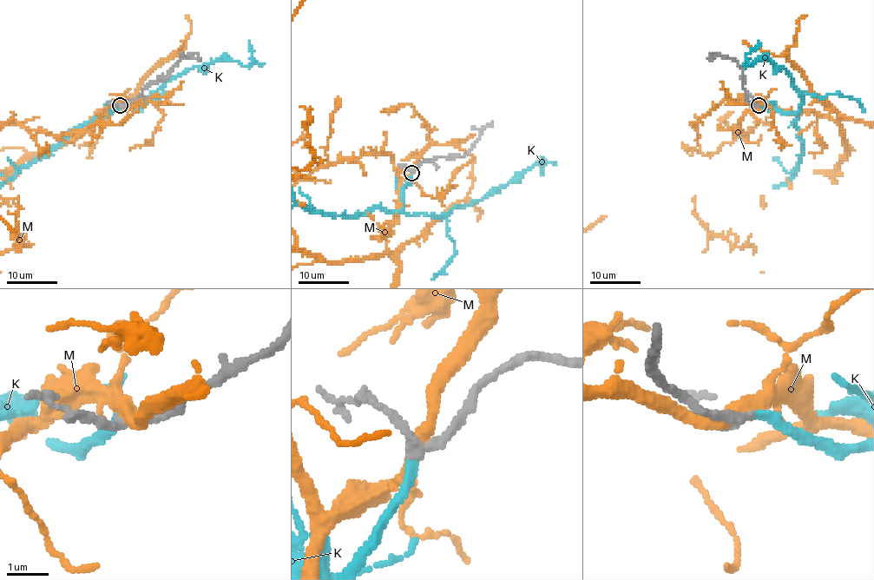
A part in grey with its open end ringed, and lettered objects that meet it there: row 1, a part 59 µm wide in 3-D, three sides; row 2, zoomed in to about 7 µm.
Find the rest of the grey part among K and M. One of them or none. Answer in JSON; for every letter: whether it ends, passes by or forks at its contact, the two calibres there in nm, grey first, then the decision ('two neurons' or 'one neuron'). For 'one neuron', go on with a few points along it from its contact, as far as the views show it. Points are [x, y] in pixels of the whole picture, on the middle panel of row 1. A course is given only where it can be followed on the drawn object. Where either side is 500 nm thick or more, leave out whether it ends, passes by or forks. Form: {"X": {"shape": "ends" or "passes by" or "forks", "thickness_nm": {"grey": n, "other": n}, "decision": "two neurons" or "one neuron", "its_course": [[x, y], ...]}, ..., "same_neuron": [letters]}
{"K": {"shape": "ends", "thickness_nm": {"grey": 200, "other": 200}, "decision": "one neuron"}, "M": {"shape": "forks", "thickness_nm": {"grey": 200, "other": 280}, "decision": "two neurons"}, "same_neuron": ["K"]}

